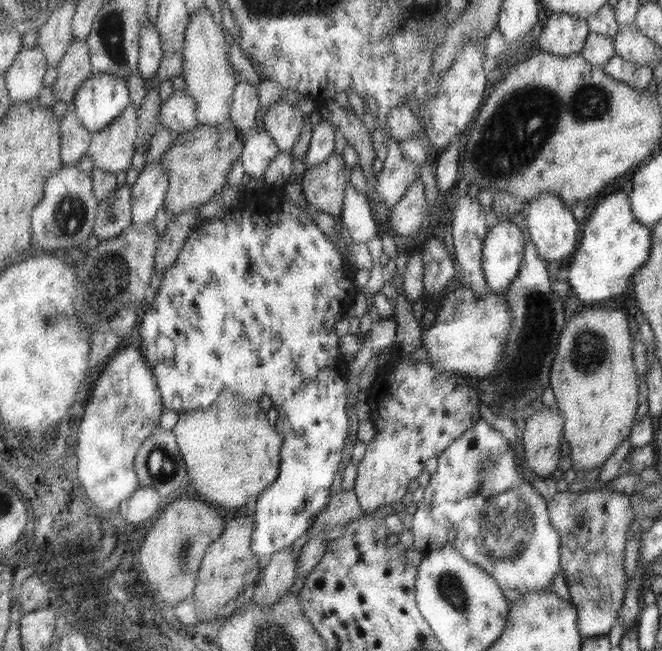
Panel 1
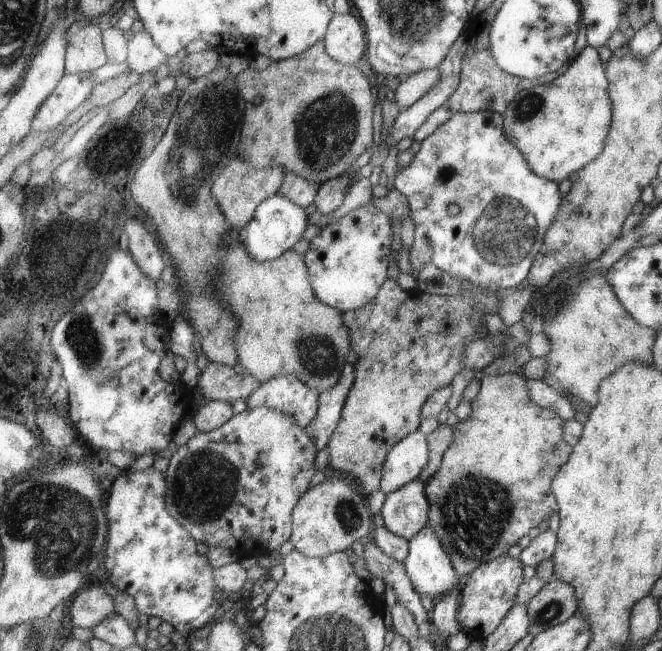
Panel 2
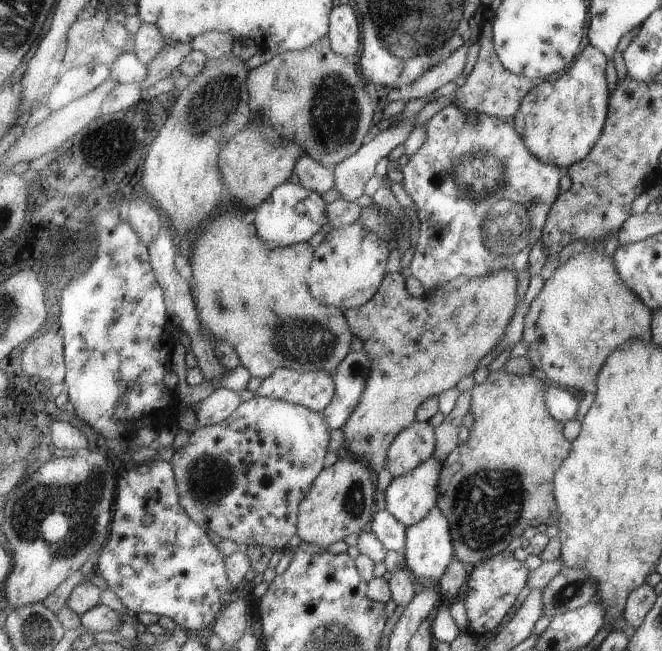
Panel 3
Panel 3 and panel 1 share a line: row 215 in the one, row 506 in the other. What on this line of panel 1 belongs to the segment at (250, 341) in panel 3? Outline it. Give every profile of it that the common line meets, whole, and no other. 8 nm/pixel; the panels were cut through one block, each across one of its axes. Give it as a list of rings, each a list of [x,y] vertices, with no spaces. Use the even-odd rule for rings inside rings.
[[[227,390],[221,393],[218,402],[207,410],[195,410],[179,414],[173,427],[177,442],[185,460],[191,484],[201,498],[213,504],[226,514],[240,513],[251,498],[258,500],[259,495],[269,488],[279,477],[281,449],[285,438],[276,425],[267,418],[267,404],[261,401],[245,403],[237,394]]]

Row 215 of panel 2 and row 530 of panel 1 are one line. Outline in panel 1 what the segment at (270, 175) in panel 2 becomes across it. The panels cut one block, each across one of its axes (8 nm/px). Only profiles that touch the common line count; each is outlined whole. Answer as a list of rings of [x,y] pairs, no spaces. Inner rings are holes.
[[[242,511],[232,514],[228,518],[225,532],[211,543],[211,548],[199,570],[198,586],[192,595],[203,618],[209,620],[209,617],[215,615],[219,606],[235,600],[237,596],[250,590],[259,580],[261,567],[265,565],[251,549],[255,527],[255,514],[247,516]]]

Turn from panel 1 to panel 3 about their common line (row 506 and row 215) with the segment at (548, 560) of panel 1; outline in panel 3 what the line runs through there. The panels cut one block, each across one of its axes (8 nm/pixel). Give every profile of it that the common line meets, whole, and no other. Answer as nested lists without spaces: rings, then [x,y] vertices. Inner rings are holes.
[[[453,104],[446,106],[430,122],[426,122],[426,127],[427,140],[425,144],[410,157],[406,165],[400,168],[404,174],[403,188],[411,196],[416,214],[421,222],[416,249],[409,265],[412,275],[421,280],[430,292],[437,285],[448,283],[461,275],[469,278],[481,278],[482,276],[498,273],[503,269],[509,269],[516,273],[525,270],[529,266],[529,254],[531,254],[533,246],[543,236],[543,226],[547,222],[547,214],[549,214],[549,210],[553,208],[553,204],[557,202],[557,198],[562,192],[559,182],[561,182],[561,176],[567,174],[567,171],[554,164],[543,162],[534,154],[531,154],[530,148],[527,148],[525,138],[518,133],[514,118],[509,119],[475,111],[466,111]]]

